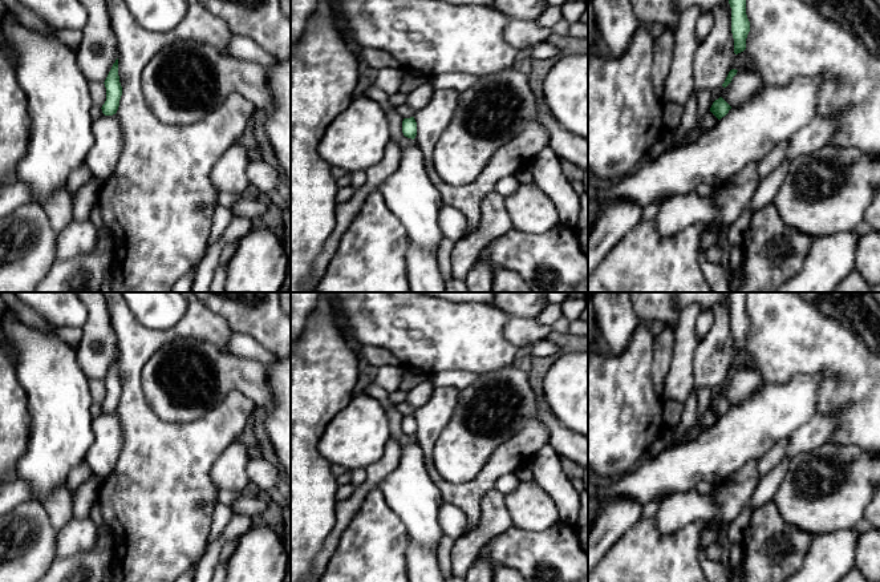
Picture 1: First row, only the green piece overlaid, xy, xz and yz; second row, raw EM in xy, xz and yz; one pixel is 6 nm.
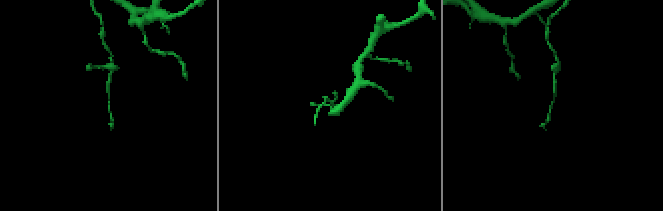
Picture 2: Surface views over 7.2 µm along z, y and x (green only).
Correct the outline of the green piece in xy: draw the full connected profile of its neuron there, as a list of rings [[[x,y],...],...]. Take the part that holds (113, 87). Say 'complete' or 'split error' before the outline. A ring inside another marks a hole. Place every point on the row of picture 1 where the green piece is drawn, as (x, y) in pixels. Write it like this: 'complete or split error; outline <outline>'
complete; outline [[[118,58],[113,64],[104,84],[106,88],[106,101],[101,109],[105,116],[113,116],[118,110],[119,100],[122,96],[122,86],[118,76]]]

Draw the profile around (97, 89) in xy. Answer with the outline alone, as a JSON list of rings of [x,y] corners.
[[[90,81],[89,82],[89,92],[93,106],[102,108],[106,101],[106,88],[104,82]]]

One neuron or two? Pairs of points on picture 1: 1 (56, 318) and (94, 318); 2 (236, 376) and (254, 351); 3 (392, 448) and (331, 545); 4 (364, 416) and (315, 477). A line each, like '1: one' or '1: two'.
1: two
2: two
3: one
4: two

